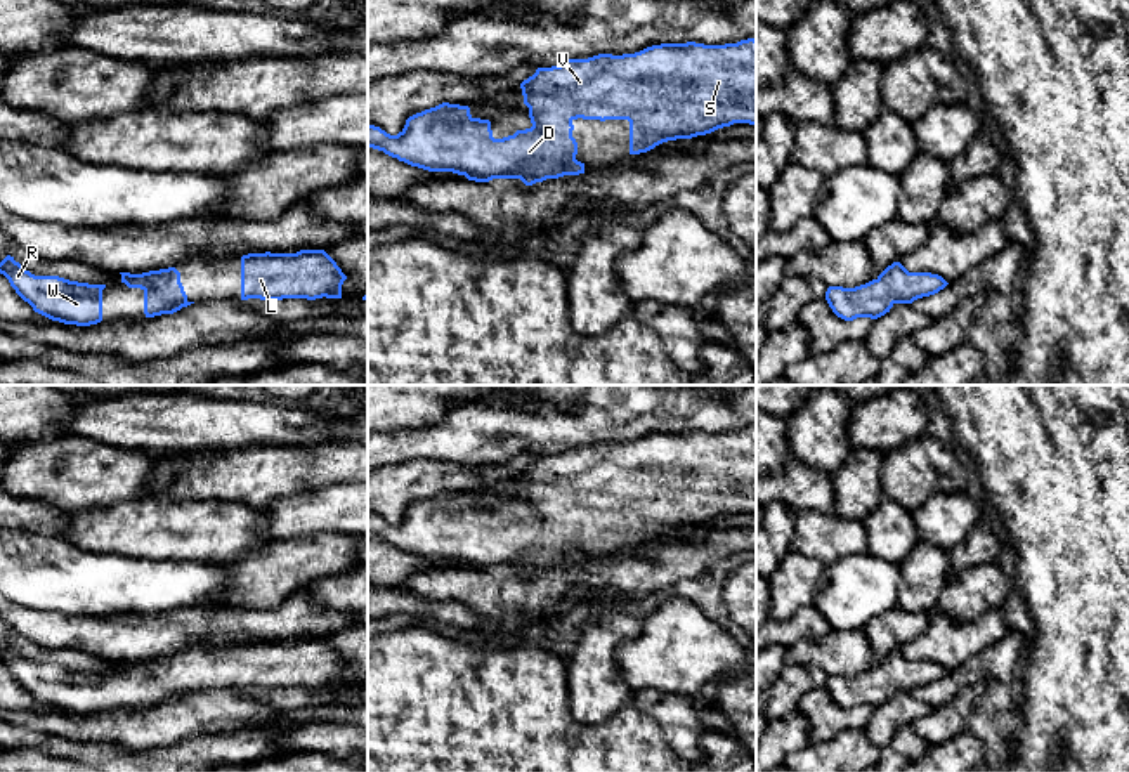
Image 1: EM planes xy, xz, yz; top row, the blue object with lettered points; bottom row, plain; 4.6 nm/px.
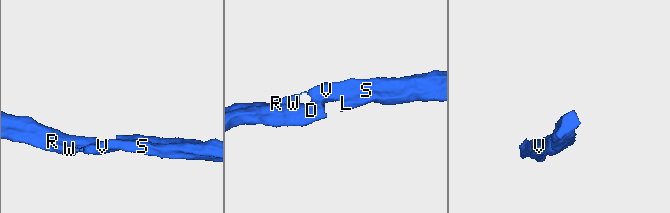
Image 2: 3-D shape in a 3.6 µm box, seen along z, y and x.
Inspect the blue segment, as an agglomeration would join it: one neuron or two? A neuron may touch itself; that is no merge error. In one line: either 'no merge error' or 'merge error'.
no merge error

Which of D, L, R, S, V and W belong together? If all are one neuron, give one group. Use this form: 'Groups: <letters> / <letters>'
Groups: D L R S V W

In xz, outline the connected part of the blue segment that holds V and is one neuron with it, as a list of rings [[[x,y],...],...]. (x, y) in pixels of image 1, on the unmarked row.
[[[756,429],[704,434],[661,432],[635,442],[598,442],[567,448],[560,455],[538,456],[520,472],[532,515],[494,527],[489,508],[473,507],[468,494],[442,491],[406,508],[397,524],[368,512],[368,536],[383,540],[411,555],[428,560],[453,560],[468,569],[520,567],[525,574],[584,562],[576,548],[572,526],[578,507],[628,508],[630,543],[656,534],[711,522],[734,512],[756,514]]]

